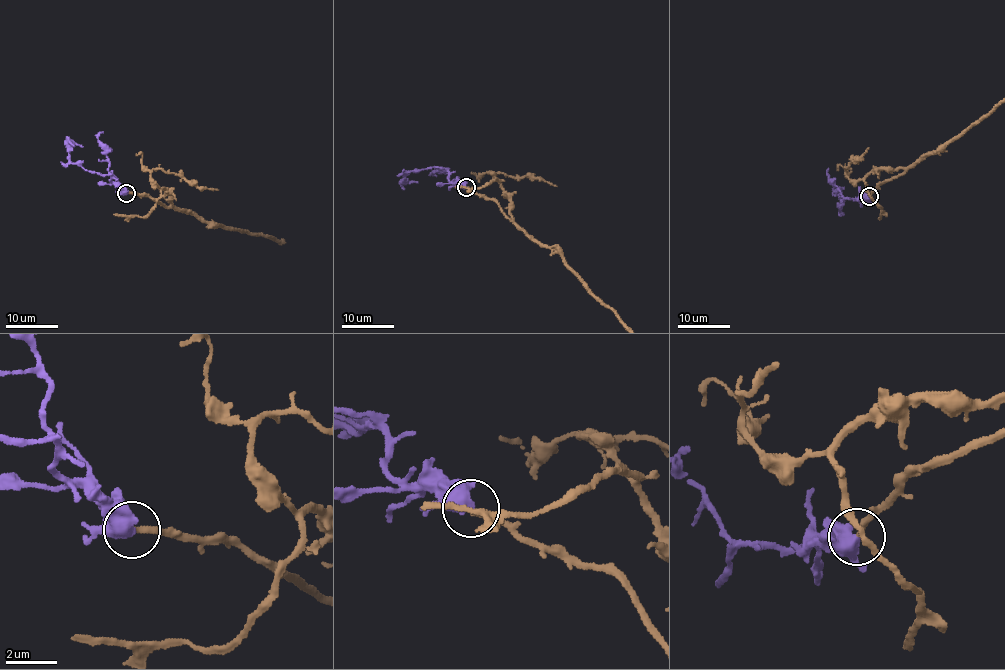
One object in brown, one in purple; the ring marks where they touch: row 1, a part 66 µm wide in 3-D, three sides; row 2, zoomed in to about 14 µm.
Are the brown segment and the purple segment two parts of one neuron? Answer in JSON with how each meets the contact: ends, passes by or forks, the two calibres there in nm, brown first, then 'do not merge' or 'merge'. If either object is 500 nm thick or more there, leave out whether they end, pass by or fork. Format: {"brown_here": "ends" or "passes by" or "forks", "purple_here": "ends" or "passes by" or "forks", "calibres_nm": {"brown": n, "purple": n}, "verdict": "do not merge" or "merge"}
{"brown_here": "ends", "purple_here": "passes by", "calibres_nm": {"brown": 260, "purple": 480}, "verdict": "merge"}

